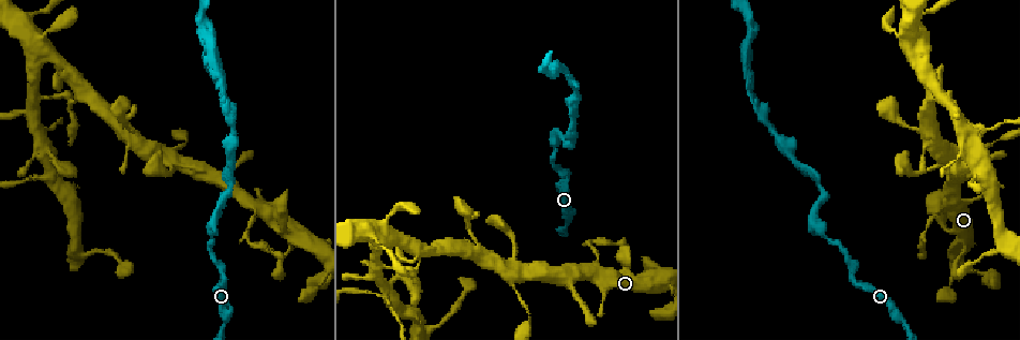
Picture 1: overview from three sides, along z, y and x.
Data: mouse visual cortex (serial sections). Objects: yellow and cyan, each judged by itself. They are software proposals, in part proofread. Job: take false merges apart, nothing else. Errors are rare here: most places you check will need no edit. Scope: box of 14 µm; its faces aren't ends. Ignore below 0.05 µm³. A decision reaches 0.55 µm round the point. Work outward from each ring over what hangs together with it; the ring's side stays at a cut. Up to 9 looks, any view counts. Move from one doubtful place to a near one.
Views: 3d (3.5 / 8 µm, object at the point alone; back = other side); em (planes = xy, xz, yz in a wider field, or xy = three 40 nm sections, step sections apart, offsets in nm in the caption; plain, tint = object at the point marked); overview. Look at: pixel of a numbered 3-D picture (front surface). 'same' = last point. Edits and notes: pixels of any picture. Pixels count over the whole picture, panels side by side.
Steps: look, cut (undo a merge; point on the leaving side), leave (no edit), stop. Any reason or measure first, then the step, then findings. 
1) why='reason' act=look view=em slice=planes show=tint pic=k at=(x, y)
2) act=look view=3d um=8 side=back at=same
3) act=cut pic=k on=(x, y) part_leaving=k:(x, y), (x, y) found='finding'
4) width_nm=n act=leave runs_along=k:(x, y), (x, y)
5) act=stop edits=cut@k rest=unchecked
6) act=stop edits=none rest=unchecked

why='thick turns thin' act=look view=3d um=3.5 side=back pic=1 at=(254, 205)

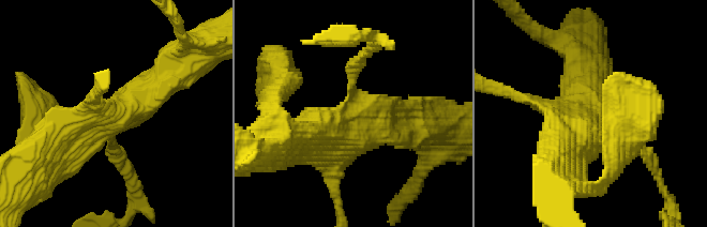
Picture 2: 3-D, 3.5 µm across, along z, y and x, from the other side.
act=look view=em slice=xy step=3 show=tint pic=2 at=(347, 116)

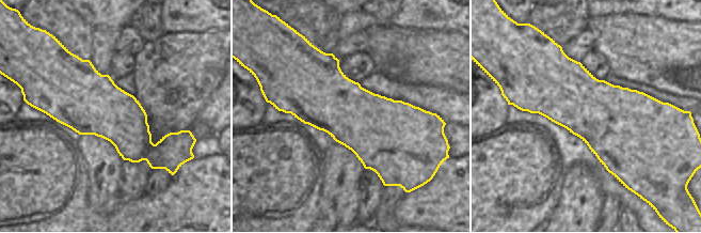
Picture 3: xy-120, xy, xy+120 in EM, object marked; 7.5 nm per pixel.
act=leave runs_along=2:(35, 159), (153, 86) found='all the same cell'

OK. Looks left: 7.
why='thin arm on a thick one' act=look view=3d um=8 pic=1 at=(172, 158)

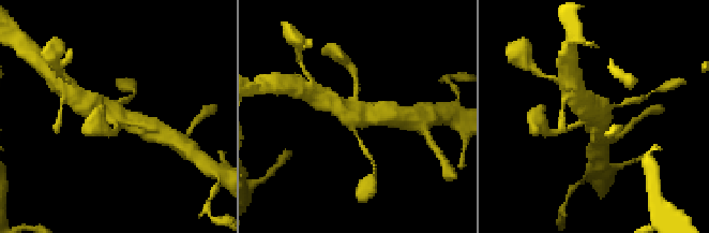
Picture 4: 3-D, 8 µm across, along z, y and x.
arms=4 arm_widths_nm=150,200,600,600 why='shape alone is not enough' act=look view=em slice=planes show=tint pic=4 at=(354, 107)

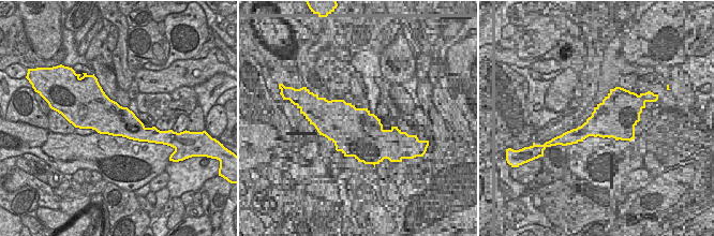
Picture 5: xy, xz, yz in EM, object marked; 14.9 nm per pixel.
width_nm=500 act=leave runs_along=4:(144, 126), (90, 105) found='all the same cell'

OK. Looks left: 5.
why='side arm on a straight run' act=look view=3d um=3.5 pic=1 at=(89, 94)

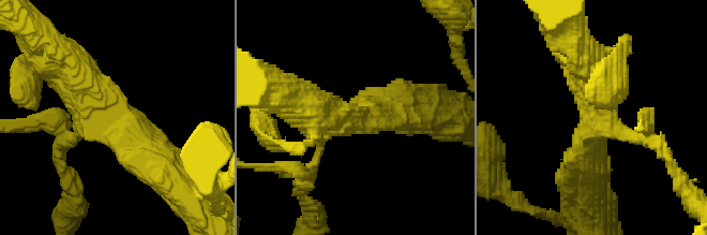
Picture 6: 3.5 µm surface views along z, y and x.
arms=3 arm_widths_nm=200,500,500 why='shape alone is not enough' act=look view=em slice=xy step=5 show=tint pic=6 at=(352, 117)

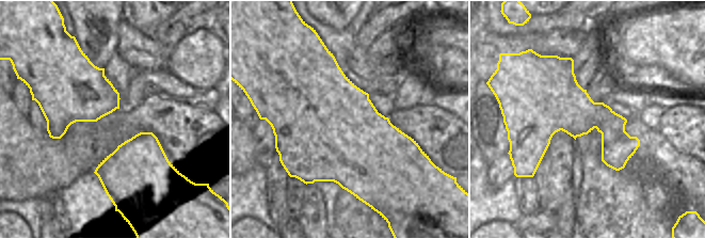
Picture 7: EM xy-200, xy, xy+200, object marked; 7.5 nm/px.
width_nm=800 act=leave runs_along=6:(162, 169), (73, 69), (59, 59) found='continuous, no second cell'

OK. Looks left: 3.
why='thick turns thin' act=look view=3d um=3.5 side=back pic=1 at=(371, 233)

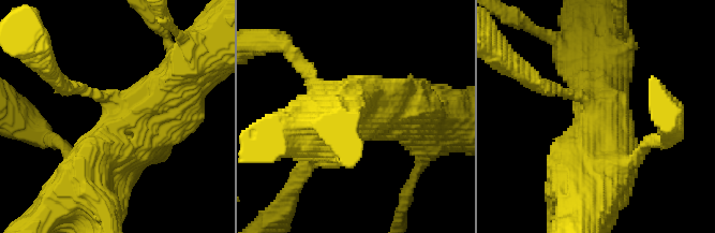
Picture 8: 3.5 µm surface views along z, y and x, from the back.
why='shape alone is not enough' act=look view=em slice=planes show=tint pic=8 at=(118, 114)

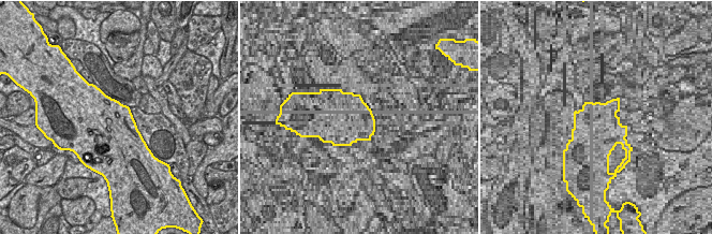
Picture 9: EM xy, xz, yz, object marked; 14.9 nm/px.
act=look view=em slice=xy step=2 show=tint at=same

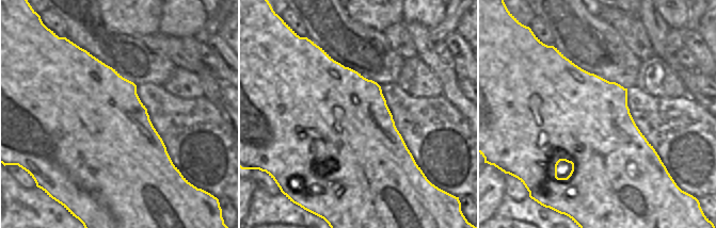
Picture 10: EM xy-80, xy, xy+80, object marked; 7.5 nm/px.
width_nm=900 act=leave runs_along=8:(76, 204), (119, 131), (175, 85) found='one cell here'

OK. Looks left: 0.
act=stop edits=none rest=unchecked

